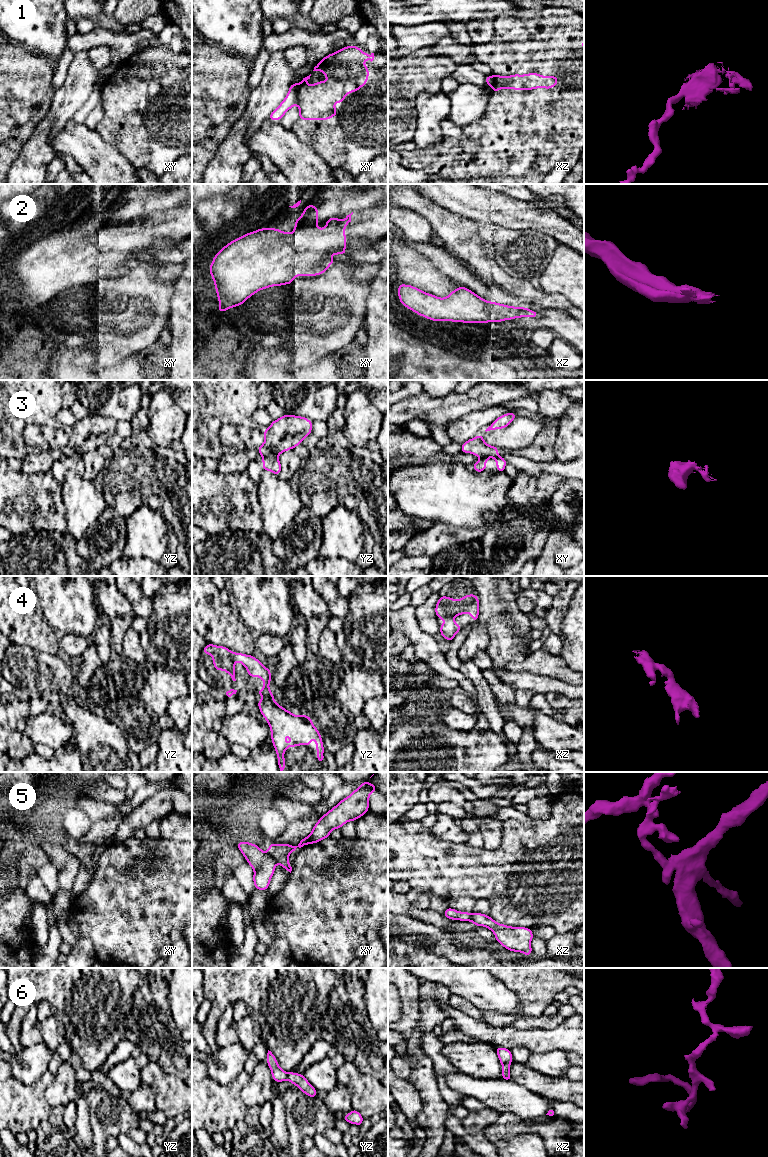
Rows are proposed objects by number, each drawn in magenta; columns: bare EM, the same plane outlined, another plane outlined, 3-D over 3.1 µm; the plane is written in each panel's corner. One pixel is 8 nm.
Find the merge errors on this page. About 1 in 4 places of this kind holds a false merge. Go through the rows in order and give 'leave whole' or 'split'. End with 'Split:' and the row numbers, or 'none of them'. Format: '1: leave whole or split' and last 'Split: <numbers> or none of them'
1: split
2: leave whole
3: split
4: leave whole
5: split
6: leave whole
Split: 1, 3, 5

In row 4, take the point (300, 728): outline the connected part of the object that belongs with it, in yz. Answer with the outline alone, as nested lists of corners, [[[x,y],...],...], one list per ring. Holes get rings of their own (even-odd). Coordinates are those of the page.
[[[208,643],[203,648],[203,653],[205,655],[209,654],[213,658],[214,668],[218,672],[224,670],[233,681],[236,681],[235,662],[238,661],[244,665],[249,677],[260,677],[264,682],[263,688],[256,691],[258,695],[263,696],[262,700],[257,701],[257,705],[261,715],[266,719],[270,727],[271,741],[276,750],[280,772],[284,772],[287,764],[284,758],[285,750],[299,745],[309,747],[312,736],[315,737],[318,763],[325,761],[322,736],[313,725],[309,715],[295,715],[275,702],[274,695],[269,688],[269,684],[272,681],[270,669],[266,668],[253,655],[239,652],[233,653],[225,646]]]

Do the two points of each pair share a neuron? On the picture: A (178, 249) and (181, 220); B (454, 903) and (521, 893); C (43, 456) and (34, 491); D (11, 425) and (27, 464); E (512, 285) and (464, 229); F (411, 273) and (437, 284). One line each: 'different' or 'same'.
A: different
B: different
C: different
D: different
E: same
F: same

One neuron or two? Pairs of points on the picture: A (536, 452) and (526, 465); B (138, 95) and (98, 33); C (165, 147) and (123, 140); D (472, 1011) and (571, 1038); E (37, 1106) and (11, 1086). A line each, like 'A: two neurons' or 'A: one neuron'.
A: two neurons
B: two neurons
C: one neuron
D: two neurons
E: one neuron

